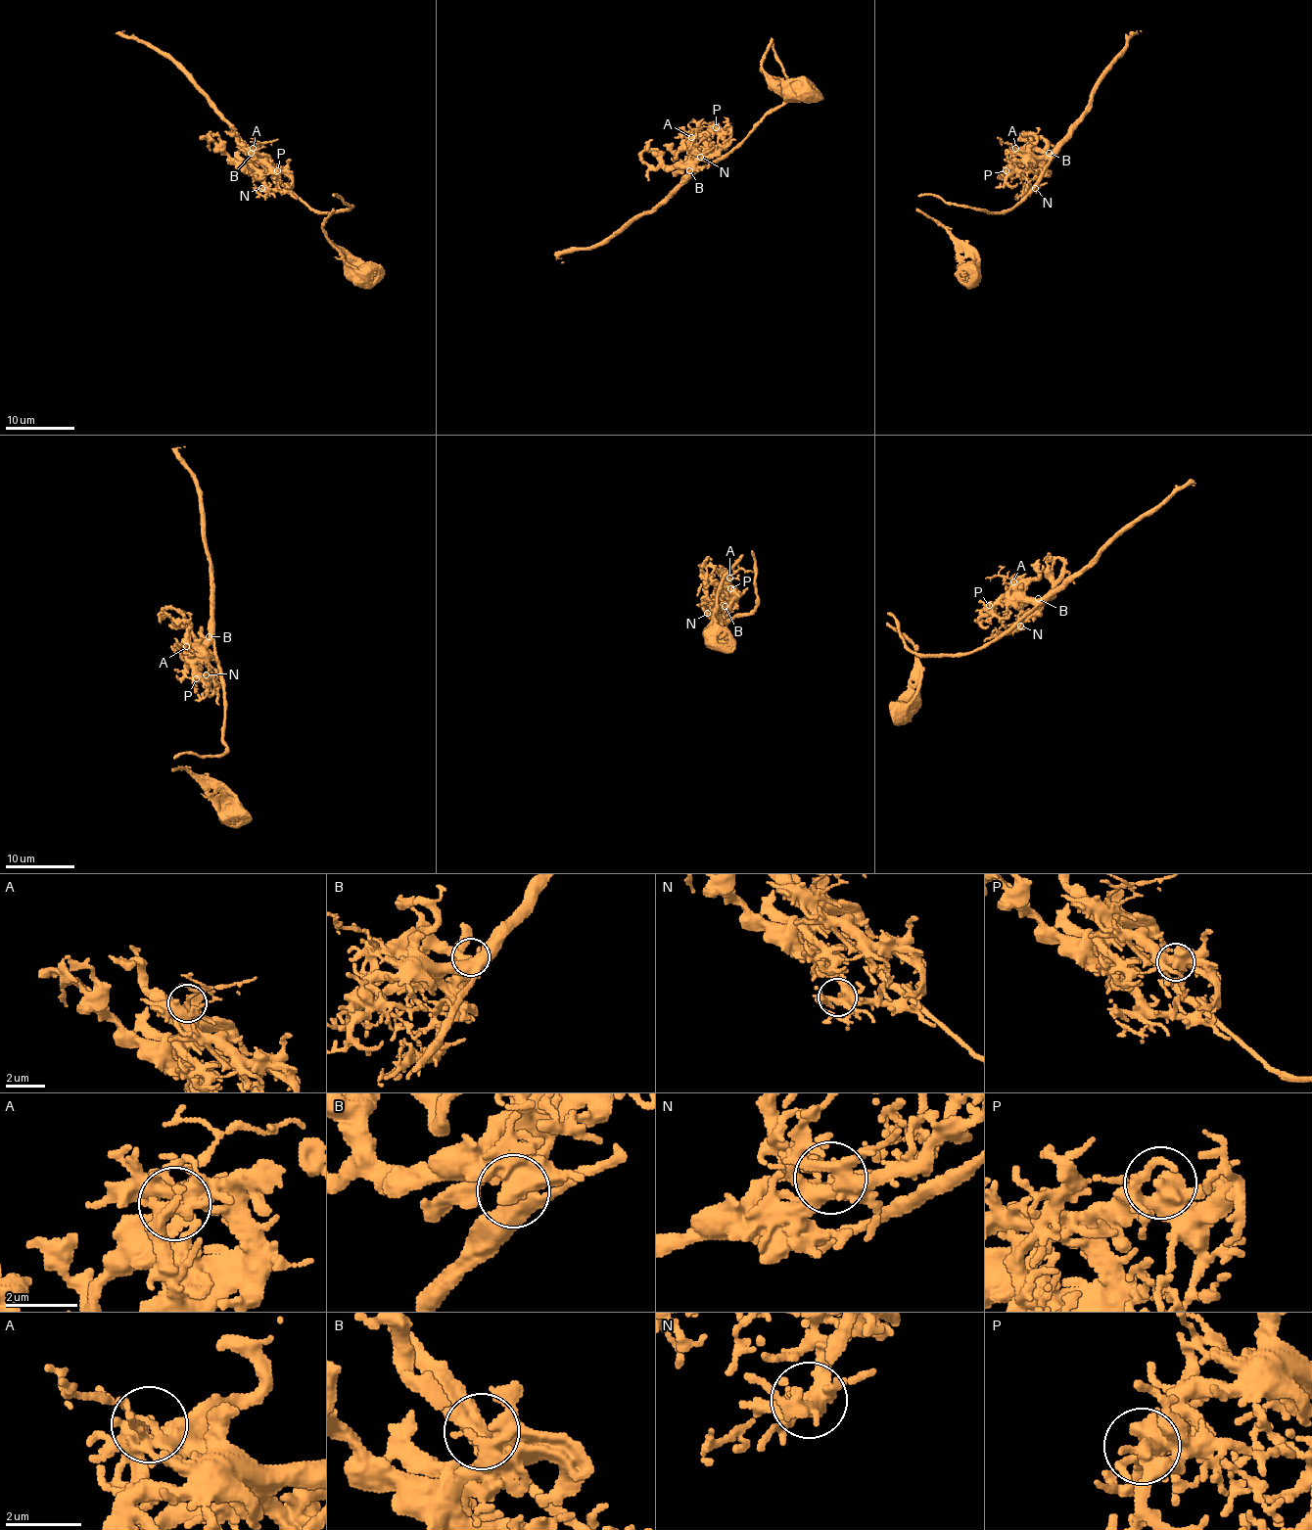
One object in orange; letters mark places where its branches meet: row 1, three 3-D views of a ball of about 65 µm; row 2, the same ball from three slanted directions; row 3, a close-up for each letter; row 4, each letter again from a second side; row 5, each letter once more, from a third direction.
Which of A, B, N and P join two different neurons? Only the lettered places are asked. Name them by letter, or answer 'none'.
none

